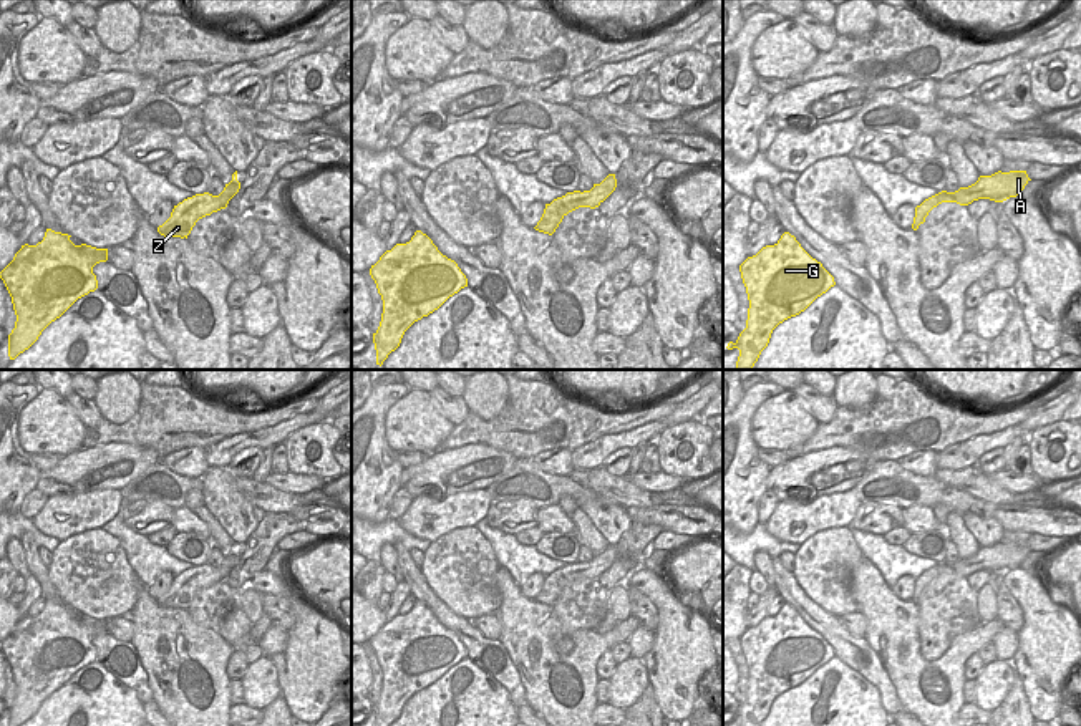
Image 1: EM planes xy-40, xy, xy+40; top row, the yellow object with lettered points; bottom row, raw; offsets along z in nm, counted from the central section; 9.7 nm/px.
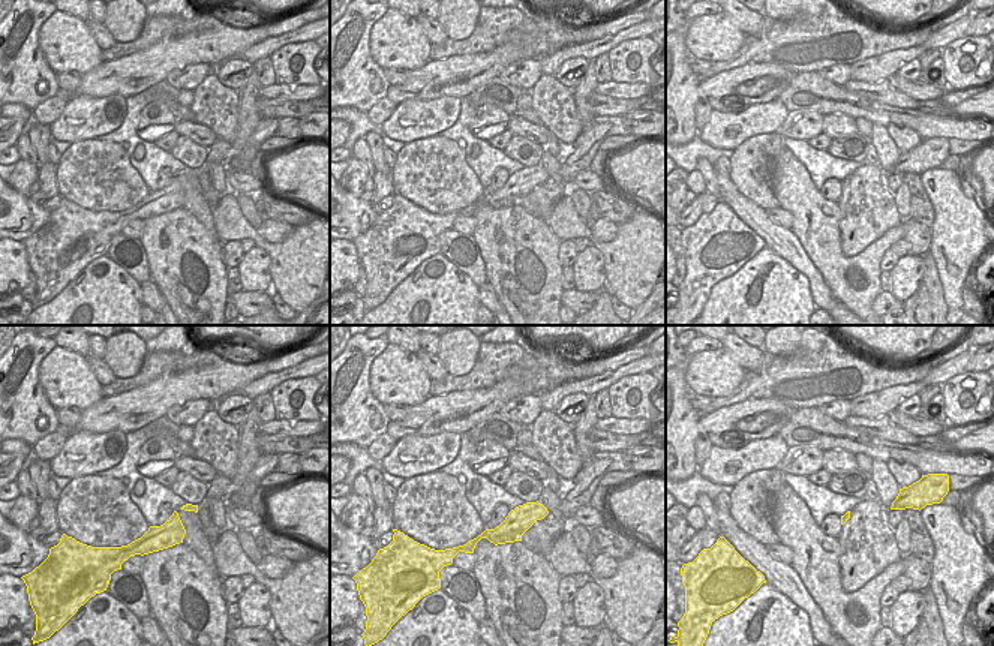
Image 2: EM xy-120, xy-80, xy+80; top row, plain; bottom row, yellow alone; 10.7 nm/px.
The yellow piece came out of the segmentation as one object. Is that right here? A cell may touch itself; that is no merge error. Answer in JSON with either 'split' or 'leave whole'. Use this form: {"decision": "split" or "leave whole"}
{"decision": "leave whole"}

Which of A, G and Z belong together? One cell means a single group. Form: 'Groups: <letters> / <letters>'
Groups: A G Z

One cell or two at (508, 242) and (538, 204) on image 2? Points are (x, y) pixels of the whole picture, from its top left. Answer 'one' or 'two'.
two

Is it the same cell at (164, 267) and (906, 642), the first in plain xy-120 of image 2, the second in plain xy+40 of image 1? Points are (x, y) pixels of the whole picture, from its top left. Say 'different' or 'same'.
same

